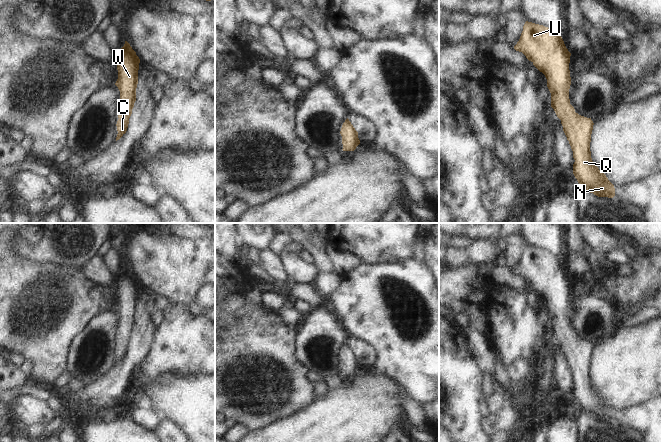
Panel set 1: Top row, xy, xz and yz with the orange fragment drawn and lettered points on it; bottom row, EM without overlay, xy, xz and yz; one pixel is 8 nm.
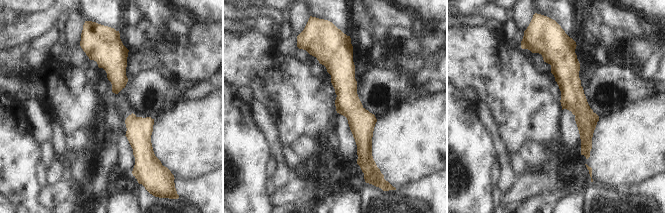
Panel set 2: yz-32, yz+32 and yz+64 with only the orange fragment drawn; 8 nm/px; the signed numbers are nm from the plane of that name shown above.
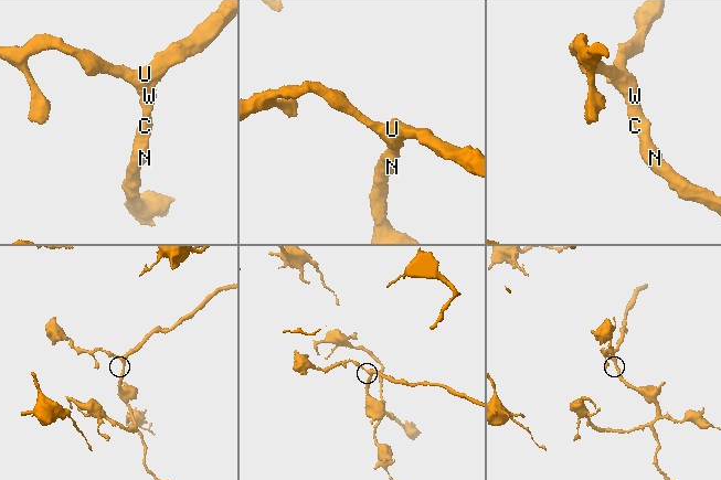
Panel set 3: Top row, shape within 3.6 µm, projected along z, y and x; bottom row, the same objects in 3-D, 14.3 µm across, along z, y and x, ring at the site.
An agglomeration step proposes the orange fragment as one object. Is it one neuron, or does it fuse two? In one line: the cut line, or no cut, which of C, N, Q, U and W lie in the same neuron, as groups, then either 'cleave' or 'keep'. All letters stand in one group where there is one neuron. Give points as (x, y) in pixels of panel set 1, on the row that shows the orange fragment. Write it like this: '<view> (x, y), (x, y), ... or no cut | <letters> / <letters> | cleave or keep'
no cut | C N Q U W | keep

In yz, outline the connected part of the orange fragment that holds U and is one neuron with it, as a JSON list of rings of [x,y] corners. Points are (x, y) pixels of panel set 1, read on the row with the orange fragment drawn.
[[[526,21],[514,49],[522,52],[547,79],[551,107],[561,120],[563,131],[573,151],[573,174],[578,183],[598,197],[613,198],[614,185],[591,158],[590,142],[594,123],[591,118],[576,113],[570,104],[571,53],[561,35],[548,27]]]

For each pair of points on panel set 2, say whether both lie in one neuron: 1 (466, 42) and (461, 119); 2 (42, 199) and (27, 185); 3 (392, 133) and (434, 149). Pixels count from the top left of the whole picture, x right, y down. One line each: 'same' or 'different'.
1: different
2: different
3: same

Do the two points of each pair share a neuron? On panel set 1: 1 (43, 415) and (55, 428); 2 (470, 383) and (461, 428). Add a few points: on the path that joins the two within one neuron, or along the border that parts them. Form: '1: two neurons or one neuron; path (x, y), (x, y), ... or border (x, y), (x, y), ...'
1: two neurons; border (57, 416), (45, 425)
2: one neuron; path (461, 394), (461, 417)

